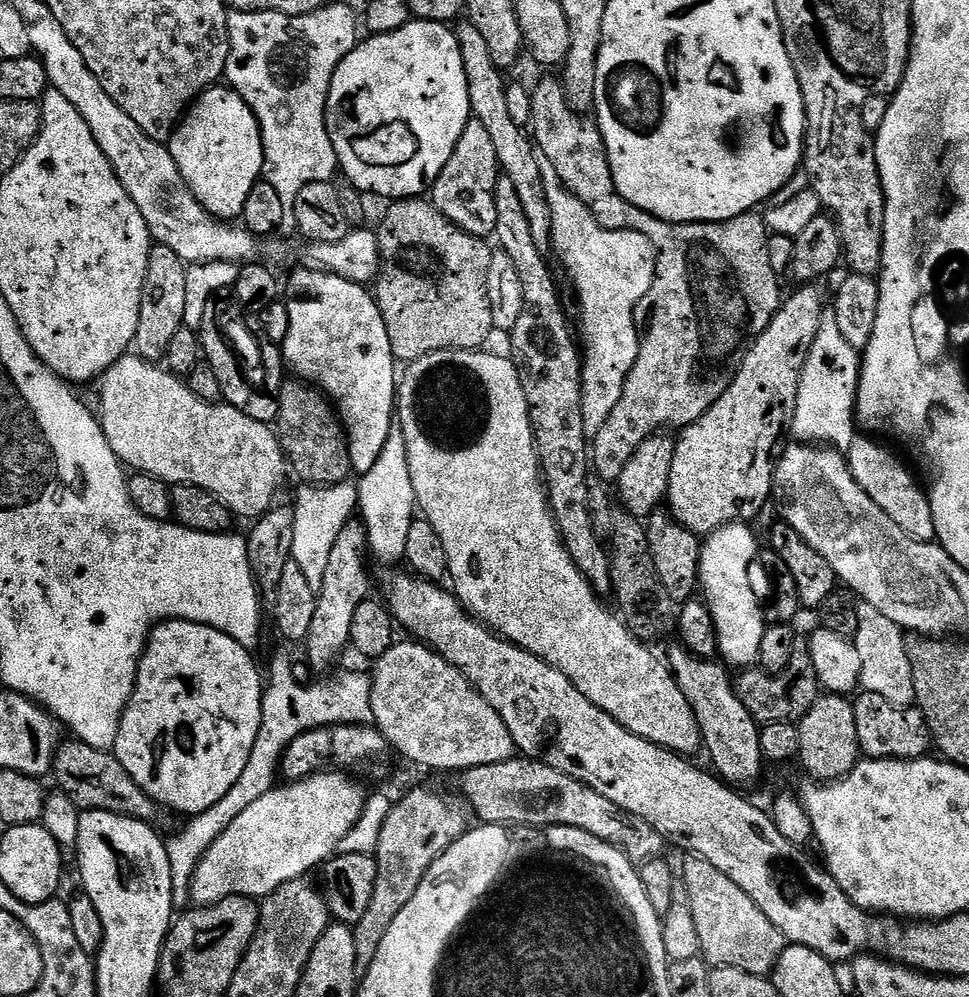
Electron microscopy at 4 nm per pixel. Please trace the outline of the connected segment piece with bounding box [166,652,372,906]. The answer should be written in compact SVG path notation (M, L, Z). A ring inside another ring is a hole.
M276 652L272 662L266 668L266 687L262 698L262 722L258 726L258 738L254 742L254 750L250 750L250 759L238 777L238 782L226 790L223 798L218 798L210 810L200 812L187 821L181 832L167 837L168 857L170 858L170 876L172 878L172 893L174 905L188 904L192 895L192 879L210 846L252 803L258 802L266 793L272 791L278 784L280 759L285 750L302 734L315 728L326 728L334 724L372 724L372 677L365 672L344 672L337 680L328 680L325 684L308 682L299 684L291 674L293 657L284 652Z

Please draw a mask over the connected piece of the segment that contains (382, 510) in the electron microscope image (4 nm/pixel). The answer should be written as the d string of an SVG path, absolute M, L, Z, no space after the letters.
M398 426L390 430L390 438L382 450L374 467L359 477L360 490L359 515L368 529L368 542L373 553L377 552L384 560L404 560L406 550L406 534L410 530L414 517L418 512L414 482L410 482L410 466L406 454L406 438L404 431Z

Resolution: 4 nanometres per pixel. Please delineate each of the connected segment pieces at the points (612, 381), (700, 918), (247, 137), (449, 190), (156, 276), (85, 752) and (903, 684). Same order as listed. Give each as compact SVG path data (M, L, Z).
M554 186L548 188L548 201L552 210L552 230L550 233L551 241L555 244L556 252L560 255L562 263L568 267L568 272L572 276L576 276L576 292L580 295L580 312L584 315L584 344L588 347L588 353L585 351L582 356L582 406L584 414L584 431L589 434L595 434L598 430L602 430L602 426L606 422L606 418L610 418L610 414L614 410L614 406L618 406L618 400L622 398L622 392L626 386L628 375L634 370L634 364L638 358L640 350L641 329L638 327L638 306L643 305L644 295L650 290L650 286L656 281L656 248L647 240L640 232L629 232L619 228L604 228L599 224L592 213L577 197L575 192L571 192L566 187Z
M699 858L688 859L692 860L684 864L684 888L688 891L687 903L692 909L694 924L698 926L703 959L709 965L718 968L737 968L755 976L767 977L775 969L778 958L784 953L786 941L783 934L777 930L774 922L770 922L770 918L766 918L766 914L762 914L762 910L758 910L756 903L738 885L730 882L726 874L722 874L722 870Z
M213 86L197 96L167 146L194 198L211 216L225 222L243 217L246 198L264 170L264 146L254 110L236 91Z
M475 118L468 121L462 138L458 138L458 146L454 146L454 154L450 154L450 162L442 170L436 183L430 189L430 199L436 208L450 222L454 222L462 230L481 238L488 238L495 233L498 222L498 210L494 206L494 190L496 181L500 179L502 169L498 162L498 154L494 150L494 141L486 131L486 126Z
M156 244L150 254L148 274L142 292L142 310L138 316L138 330L132 339L135 355L144 360L160 362L165 359L170 350L170 342L174 334L184 327L186 314L186 274L189 265L170 250L170 246Z
M75 738L61 743L56 752L54 765L54 777L58 783L59 791L65 792L73 800L77 808L93 812L94 810L106 810L114 814L132 816L135 820L145 822L155 821L155 816L162 812L161 805L147 796L126 774L126 766L118 762L115 751L98 750L94 746Z
M866 603L859 605L858 630L854 643L858 656L862 658L862 678L860 688L865 692L882 694L886 702L894 702L898 706L907 708L915 705L914 674L910 666L910 658L906 654L905 633L886 614L874 610L874 606Z

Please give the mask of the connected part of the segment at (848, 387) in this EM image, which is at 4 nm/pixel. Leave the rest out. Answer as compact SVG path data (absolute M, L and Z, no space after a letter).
M825 311L822 322L818 326L818 334L814 338L814 346L810 346L810 354L802 366L802 378L798 382L798 398L796 412L792 415L790 432L797 441L816 446L831 446L837 450L846 450L858 435L856 418L856 391L860 385L861 353L850 342L846 342L842 329L838 327L835 311Z

